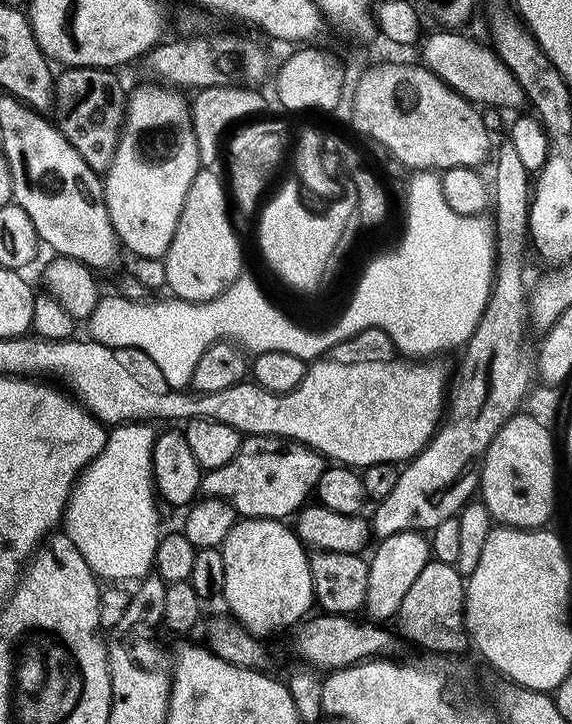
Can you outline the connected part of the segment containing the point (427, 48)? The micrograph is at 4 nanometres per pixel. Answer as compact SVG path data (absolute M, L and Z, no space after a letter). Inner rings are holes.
M438 30L440 32L432 32L423 37L422 45L424 49L420 52L418 57L419 63L423 67L431 70L443 84L453 88L459 96L464 97L465 100L477 105L485 106L489 104L492 108L520 108L525 107L526 99L522 86L518 84L518 79L514 78L514 74L505 66L499 57L493 52L491 47L478 44L471 40L468 36L463 36L460 30Z

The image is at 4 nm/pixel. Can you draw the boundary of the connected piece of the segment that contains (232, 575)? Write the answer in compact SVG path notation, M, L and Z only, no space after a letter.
M240 518L219 547L226 562L223 603L228 603L227 611L235 619L257 634L299 625L317 603L306 545L286 525L284 520Z

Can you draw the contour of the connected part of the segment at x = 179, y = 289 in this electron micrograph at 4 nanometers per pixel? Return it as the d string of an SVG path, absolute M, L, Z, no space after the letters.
M216 170L196 173L190 190L186 190L186 202L176 223L174 238L162 259L166 266L166 288L178 300L212 300L222 294L242 275L240 268L240 244L236 232L228 221L230 196L226 184L220 181Z

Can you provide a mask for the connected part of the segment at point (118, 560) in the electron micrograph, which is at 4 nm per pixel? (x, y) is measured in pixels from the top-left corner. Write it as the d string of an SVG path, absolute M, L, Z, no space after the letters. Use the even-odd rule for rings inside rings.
M129 422L115 425L109 431L112 433L106 436L105 449L99 452L84 468L83 472L76 477L76 485L72 487L68 505L64 507L64 518L62 521L63 535L68 536L70 542L74 542L74 546L78 546L78 554L82 554L82 558L86 558L86 566L90 566L92 573L101 581L132 580L131 582L136 582L153 571L156 562L156 547L162 535L162 527L160 528L160 512L156 509L156 504L158 505L156 480L152 476L152 451L154 450L154 442L156 441L158 432L157 429L154 430L152 428L155 427L148 422Z

